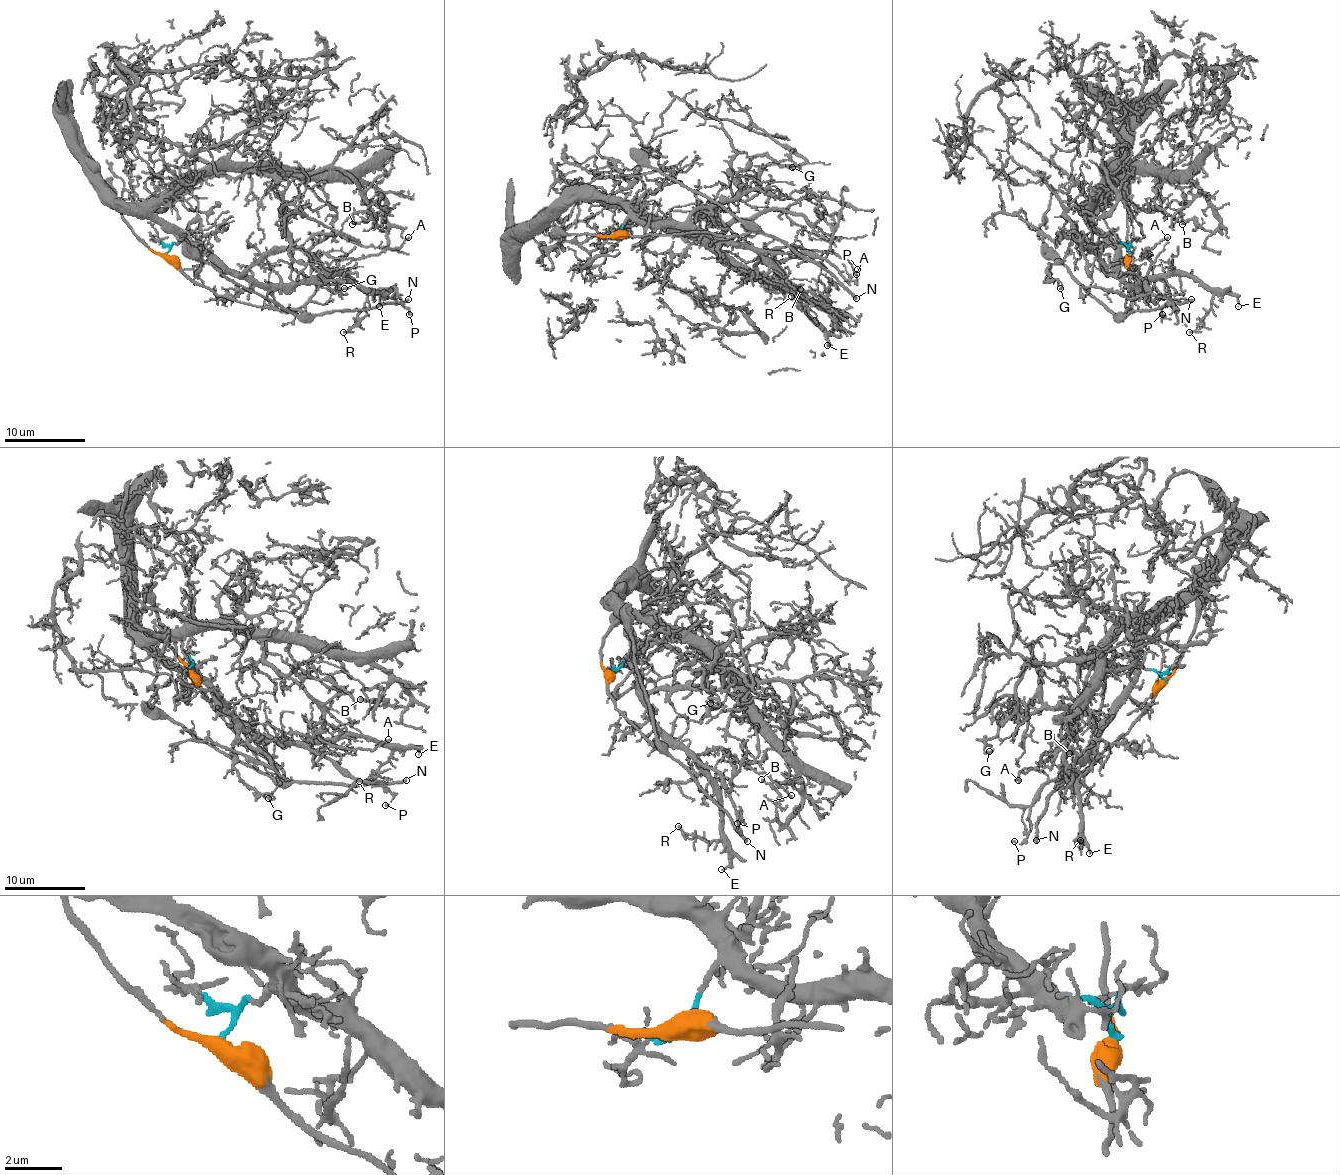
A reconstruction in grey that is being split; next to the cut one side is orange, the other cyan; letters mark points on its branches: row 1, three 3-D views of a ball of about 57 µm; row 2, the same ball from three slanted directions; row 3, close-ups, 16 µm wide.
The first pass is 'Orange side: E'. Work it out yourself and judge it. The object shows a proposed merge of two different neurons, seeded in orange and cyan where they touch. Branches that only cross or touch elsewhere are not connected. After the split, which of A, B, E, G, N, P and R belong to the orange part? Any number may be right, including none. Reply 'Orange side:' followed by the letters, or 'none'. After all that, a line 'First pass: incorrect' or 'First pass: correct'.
Orange side: N
First pass: incorrect

